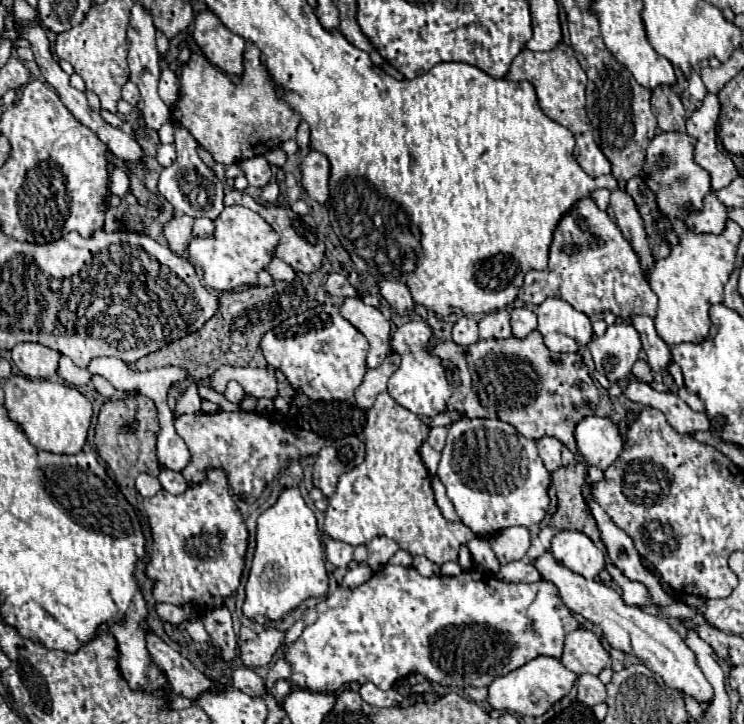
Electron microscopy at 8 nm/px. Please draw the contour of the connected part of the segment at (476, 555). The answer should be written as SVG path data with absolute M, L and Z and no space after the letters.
M473 539L473 541L467 543L467 547L469 547L469 551L471 551L473 561L479 563L479 565L483 565L483 569L485 569L487 573L495 575L495 573L499 571L499 563L497 563L497 559L495 559L495 555L493 555L493 551L491 551L491 547L489 547L487 541L483 541L483 539Z

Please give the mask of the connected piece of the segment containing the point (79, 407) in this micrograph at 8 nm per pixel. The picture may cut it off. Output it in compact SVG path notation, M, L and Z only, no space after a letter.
M13 375L3 387L5 409L13 423L27 435L29 443L41 451L49 453L79 453L87 441L87 431L91 427L93 407L91 401L81 395L75 387L51 381L31 381L23 375Z

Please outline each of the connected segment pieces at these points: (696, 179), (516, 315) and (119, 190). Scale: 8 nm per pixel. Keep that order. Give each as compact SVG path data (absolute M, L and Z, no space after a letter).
M657 133L647 149L645 161L645 183L655 191L659 209L673 209L673 205L693 203L695 209L701 209L705 193L709 193L709 173L693 165L693 139L685 133Z
M527 307L511 309L511 327L517 339L525 339L531 331L537 329L537 315Z
M115 169L110 175L109 190L111 193L117 193L119 197L123 197L129 191L129 177L125 171Z

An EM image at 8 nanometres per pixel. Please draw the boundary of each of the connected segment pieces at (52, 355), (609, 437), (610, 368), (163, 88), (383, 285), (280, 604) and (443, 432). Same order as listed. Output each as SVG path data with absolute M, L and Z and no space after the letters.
M17 343L11 355L17 369L31 379L51 379L57 375L61 355L41 343Z
M597 415L585 417L577 425L575 439L583 459L601 469L607 469L623 449L623 439L617 425L611 419Z
M617 321L607 327L603 337L593 337L587 347L593 355L595 369L601 375L605 375L611 383L625 383L639 359L641 341L631 323Z
M163 61L163 71L161 71L161 81L159 81L159 97L163 99L165 105L175 107L177 99L179 99L179 83L177 83L177 75L165 65Z
M379 281L379 291L381 291L383 299L387 299L387 303L401 315L407 313L409 309L413 309L413 305L415 305L407 285L401 281Z
M285 489L277 503L269 507L261 517L257 519L257 547L253 555L253 565L251 573L245 585L245 605L243 613L249 619L255 619L257 615L271 619L271 621L281 621L287 613L291 613L295 607L299 607L305 599L319 599L325 597L327 593L327 571L325 571L325 551L319 539L319 529L317 529L317 519L313 511L305 505L299 489Z
M433 427L433 429L429 431L427 443L429 443L435 451L441 451L443 445L445 445L445 439L447 439L447 427Z

